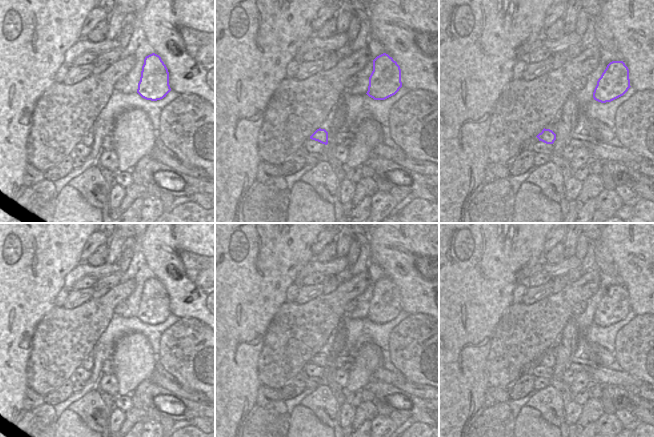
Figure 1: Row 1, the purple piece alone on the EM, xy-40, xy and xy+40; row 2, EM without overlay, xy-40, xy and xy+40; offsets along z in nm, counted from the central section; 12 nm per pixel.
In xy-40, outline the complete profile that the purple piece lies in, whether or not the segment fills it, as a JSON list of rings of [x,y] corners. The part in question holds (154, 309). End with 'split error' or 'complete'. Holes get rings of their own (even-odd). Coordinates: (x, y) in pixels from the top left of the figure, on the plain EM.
[[[152,277],[145,281],[137,317],[146,324],[161,324],[171,315],[169,296],[161,281]]] | complete

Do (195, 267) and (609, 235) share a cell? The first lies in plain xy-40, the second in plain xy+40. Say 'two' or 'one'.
one

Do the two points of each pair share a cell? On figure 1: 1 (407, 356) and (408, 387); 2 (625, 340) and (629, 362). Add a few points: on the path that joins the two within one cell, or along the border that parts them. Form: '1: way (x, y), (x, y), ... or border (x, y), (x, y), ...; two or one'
1: border (407, 380), (413, 383), (428, 385); two
2: way (629, 345), (629, 357); one

